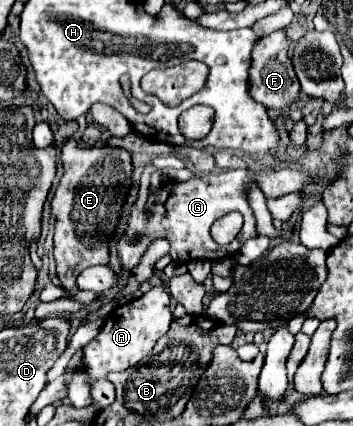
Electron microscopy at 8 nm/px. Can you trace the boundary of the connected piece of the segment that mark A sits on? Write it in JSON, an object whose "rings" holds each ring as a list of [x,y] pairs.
{"rings":[[[157,286],[145,292],[139,300],[133,300],[129,304],[117,306],[101,326],[101,332],[85,346],[85,370],[75,374],[73,380],[69,382],[69,394],[67,398],[71,400],[73,406],[85,408],[91,404],[91,392],[87,378],[105,378],[109,372],[123,372],[129,366],[137,366],[145,356],[151,354],[155,342],[167,334],[173,314],[171,314],[171,298],[167,294],[167,288]]]}

